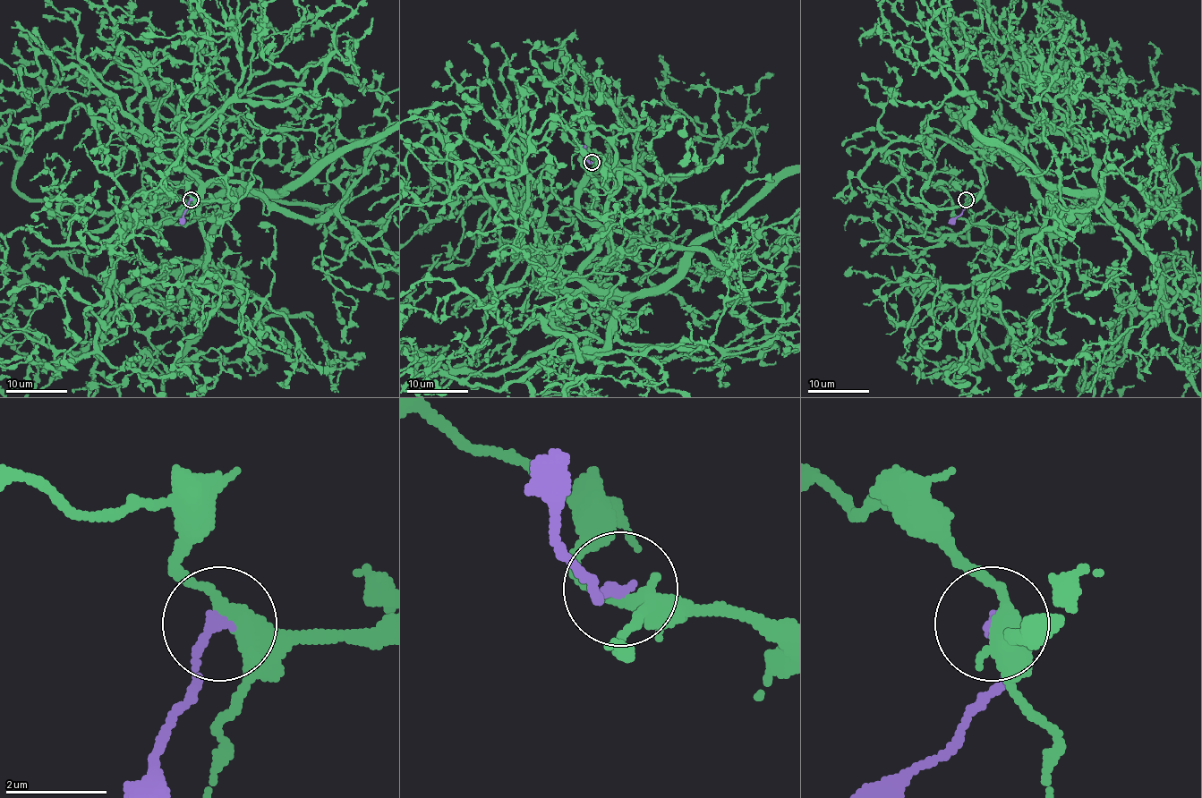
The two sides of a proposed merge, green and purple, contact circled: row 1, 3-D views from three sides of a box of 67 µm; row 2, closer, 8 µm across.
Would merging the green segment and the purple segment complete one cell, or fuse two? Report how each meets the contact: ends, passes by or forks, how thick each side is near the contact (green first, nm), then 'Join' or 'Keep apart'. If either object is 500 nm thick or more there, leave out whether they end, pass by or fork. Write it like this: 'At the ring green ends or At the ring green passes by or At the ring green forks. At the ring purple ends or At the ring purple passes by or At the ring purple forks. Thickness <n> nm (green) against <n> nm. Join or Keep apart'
At the ring green passes by. At the ring purple ends. Thickness 400 nm (green) against 200 nm. Keep apart

